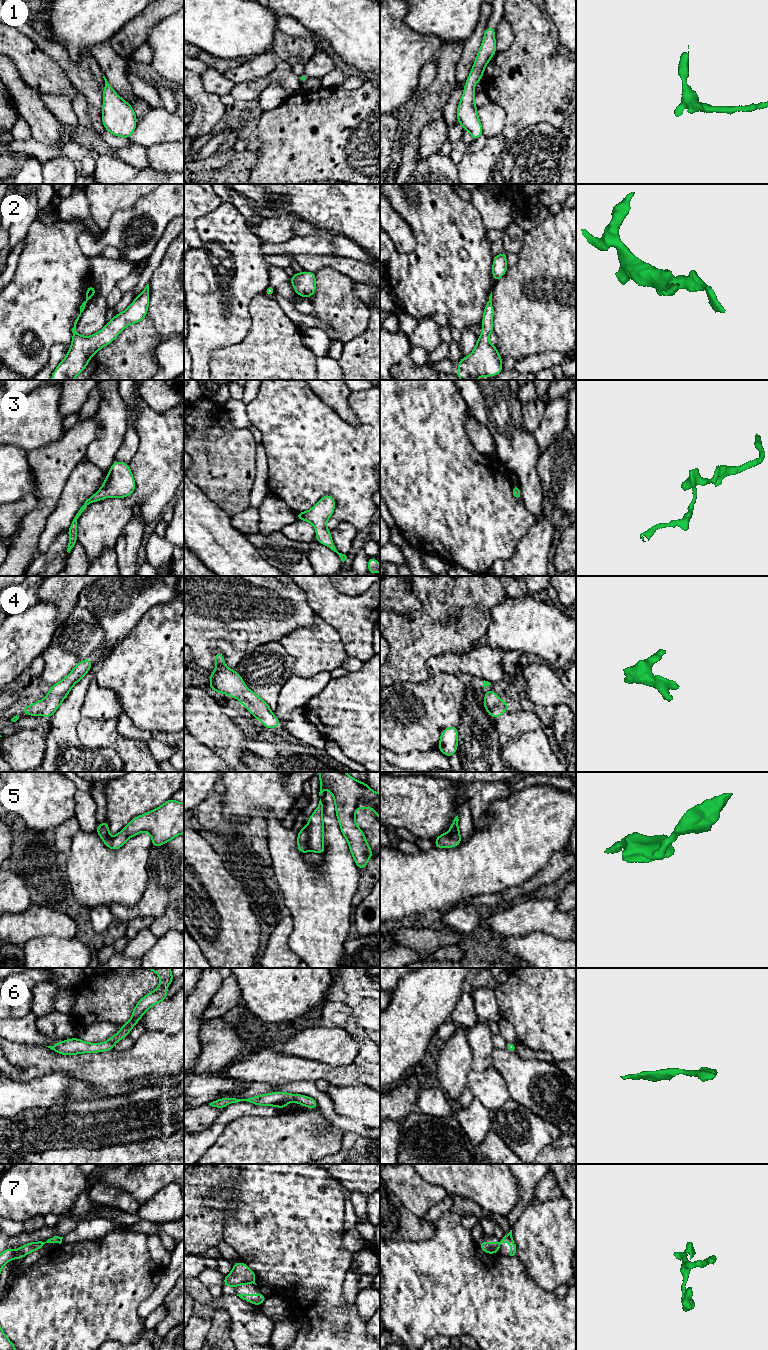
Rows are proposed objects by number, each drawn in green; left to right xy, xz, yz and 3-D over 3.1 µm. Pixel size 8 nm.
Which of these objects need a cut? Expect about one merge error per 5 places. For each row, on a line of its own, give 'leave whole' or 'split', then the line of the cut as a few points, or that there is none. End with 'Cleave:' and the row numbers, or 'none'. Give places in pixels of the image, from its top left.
1: leave whole | no cut
2: leave whole | no cut
3: leave whole | no cut
4: leave whole | no cut
5: leave whole | no cut
6: leave whole | no cut
7: split | xz (254, 1281), (248, 1281), (243, 1284)
Cleave: 7

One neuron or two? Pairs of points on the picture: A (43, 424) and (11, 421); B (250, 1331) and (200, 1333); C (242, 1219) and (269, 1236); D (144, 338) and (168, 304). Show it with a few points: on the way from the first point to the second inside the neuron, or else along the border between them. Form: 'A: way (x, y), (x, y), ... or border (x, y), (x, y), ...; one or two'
A: way (35, 421), (19, 421); one
B: border (194, 1314), (210, 1321); two
C: way (249, 1222), (258, 1231), (262, 1231); one
D: border (146, 316), (161, 337); two

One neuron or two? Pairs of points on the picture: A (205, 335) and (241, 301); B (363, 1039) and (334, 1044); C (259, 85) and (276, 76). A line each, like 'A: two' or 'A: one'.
A: one
B: two
C: two

